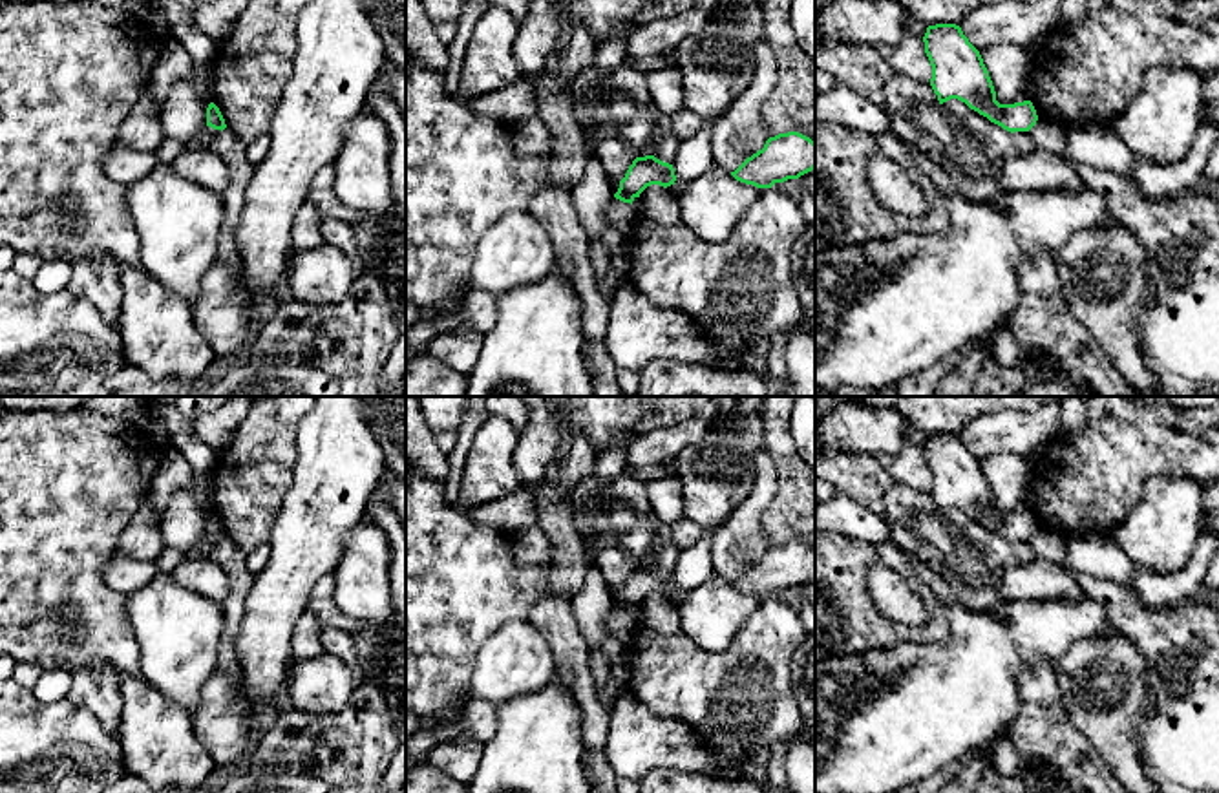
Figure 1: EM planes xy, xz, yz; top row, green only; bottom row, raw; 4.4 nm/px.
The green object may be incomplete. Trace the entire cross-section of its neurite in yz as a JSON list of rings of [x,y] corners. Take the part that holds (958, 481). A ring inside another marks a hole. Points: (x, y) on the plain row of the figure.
[[[956,433],[928,435],[923,446],[932,475],[930,495],[939,513],[958,508],[1003,539],[1029,541],[1036,530],[1031,510],[1000,513],[980,460]]]

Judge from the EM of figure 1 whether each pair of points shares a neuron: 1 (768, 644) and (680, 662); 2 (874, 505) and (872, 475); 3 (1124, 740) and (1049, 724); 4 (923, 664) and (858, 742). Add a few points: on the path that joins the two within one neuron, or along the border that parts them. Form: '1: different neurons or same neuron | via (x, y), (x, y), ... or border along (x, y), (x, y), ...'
1: same neuron | via (746, 655), (739, 655), (731, 662), (702, 662)
2: same neuron | via (872, 497), (872, 483)
3: different neurons | border along (1060, 693), (1070, 722), (1104, 766)
4: same neuron | via (916, 684), (878, 722)

